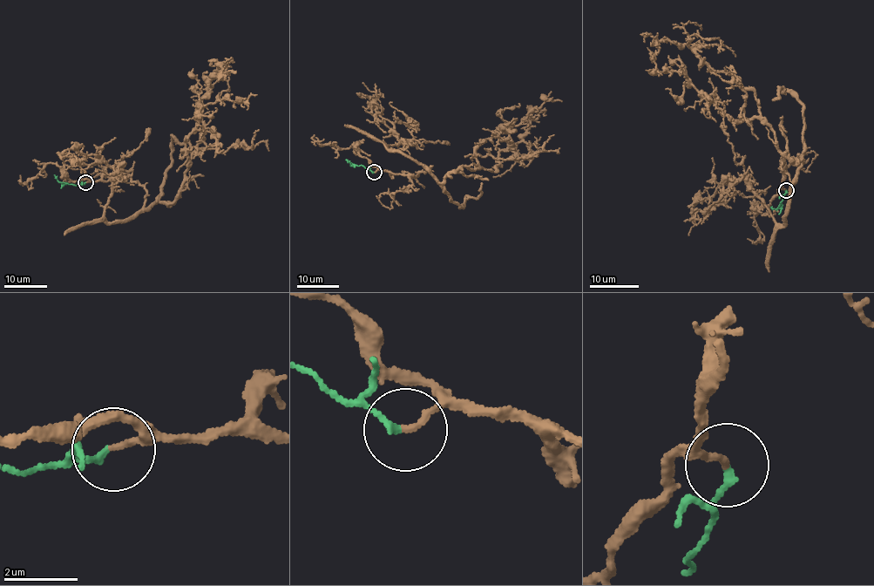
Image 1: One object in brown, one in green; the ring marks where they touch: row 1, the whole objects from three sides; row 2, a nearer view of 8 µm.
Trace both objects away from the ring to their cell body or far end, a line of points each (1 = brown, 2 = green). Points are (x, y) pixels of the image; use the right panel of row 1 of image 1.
1: (785, 190), (782, 162), (793, 181), (802, 160), (777, 147), (752, 91), (650, 33)
2: (785, 190), (781, 204), (776, 208), (770, 207)

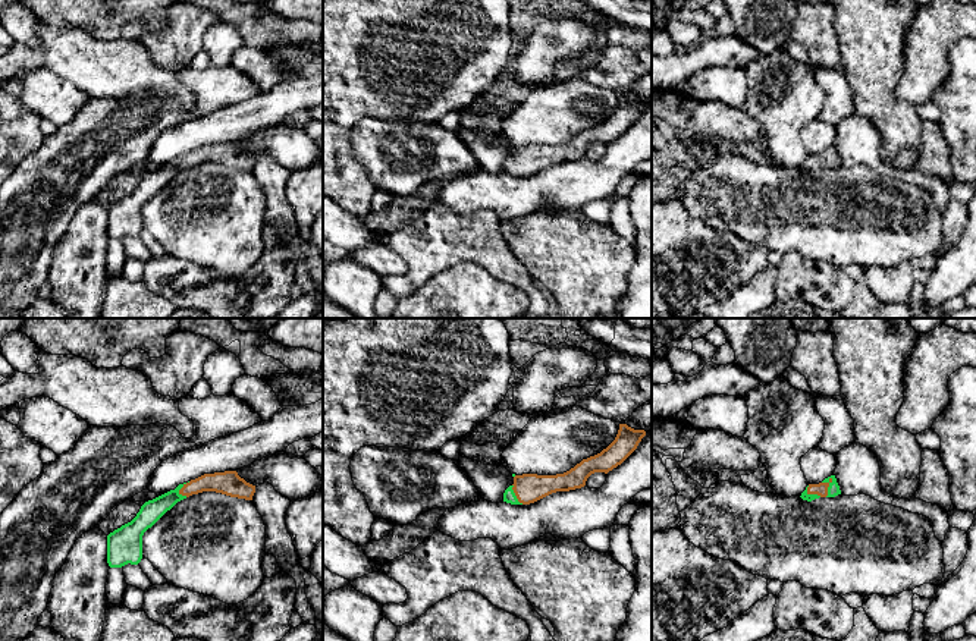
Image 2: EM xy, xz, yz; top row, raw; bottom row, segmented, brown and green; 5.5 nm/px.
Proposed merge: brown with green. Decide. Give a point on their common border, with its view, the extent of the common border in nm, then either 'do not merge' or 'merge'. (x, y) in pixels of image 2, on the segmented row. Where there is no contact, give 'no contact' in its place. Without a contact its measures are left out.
meets brown in yz at (828, 486); contact 120 nm long; merge

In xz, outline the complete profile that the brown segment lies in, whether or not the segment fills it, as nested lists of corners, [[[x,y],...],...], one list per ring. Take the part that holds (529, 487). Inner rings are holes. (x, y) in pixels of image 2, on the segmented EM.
[[[619,424],[615,440],[606,449],[594,456],[583,459],[564,474],[512,474],[514,484],[505,490],[503,502],[511,505],[530,505],[556,491],[581,488],[591,474],[608,474],[621,465],[637,449],[644,436],[644,430],[634,430],[627,424]]]

